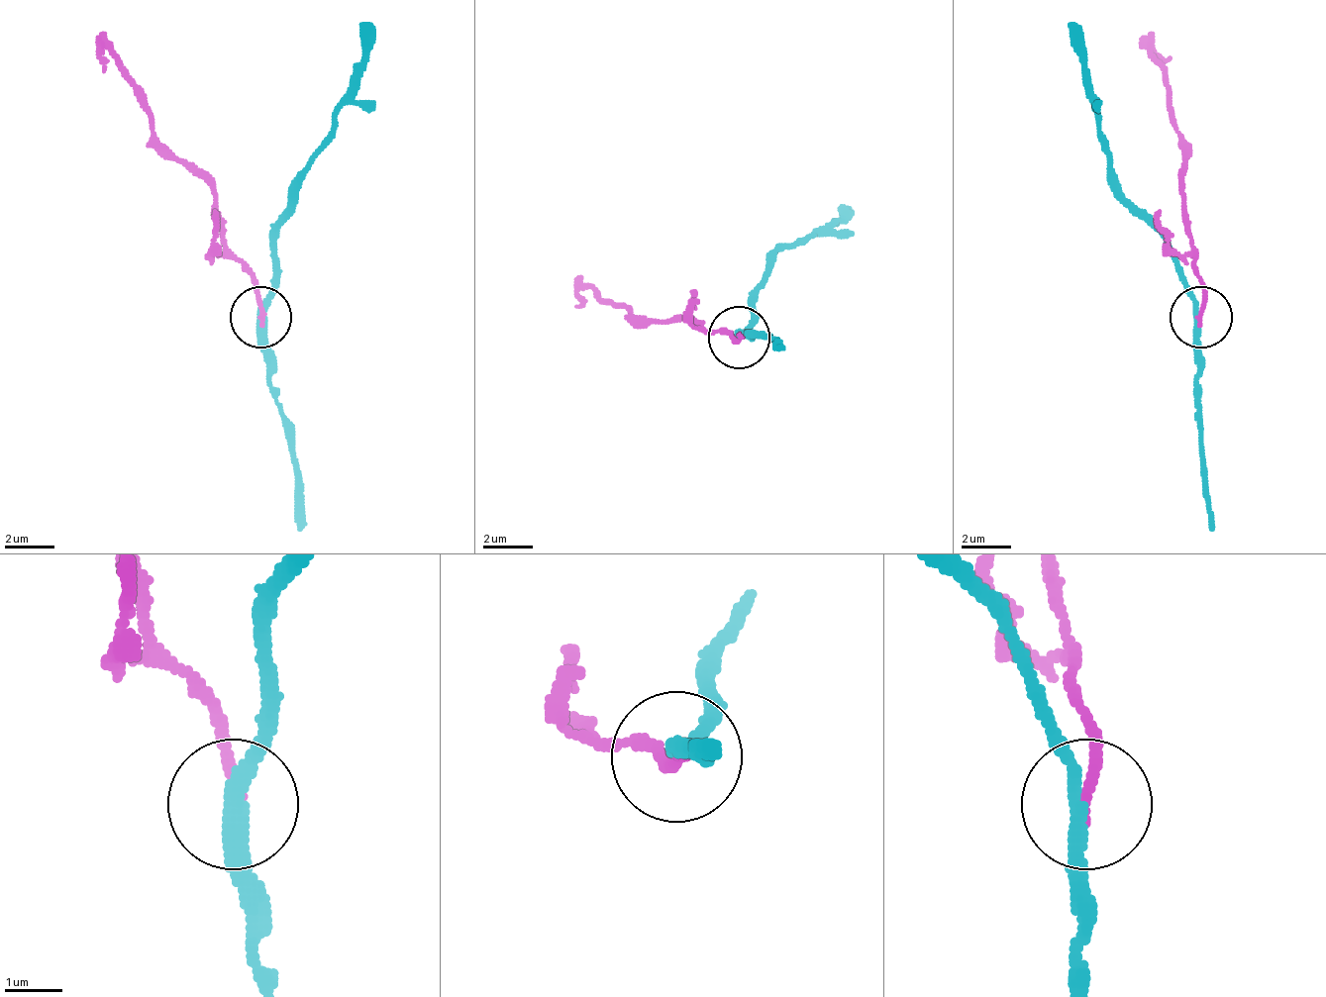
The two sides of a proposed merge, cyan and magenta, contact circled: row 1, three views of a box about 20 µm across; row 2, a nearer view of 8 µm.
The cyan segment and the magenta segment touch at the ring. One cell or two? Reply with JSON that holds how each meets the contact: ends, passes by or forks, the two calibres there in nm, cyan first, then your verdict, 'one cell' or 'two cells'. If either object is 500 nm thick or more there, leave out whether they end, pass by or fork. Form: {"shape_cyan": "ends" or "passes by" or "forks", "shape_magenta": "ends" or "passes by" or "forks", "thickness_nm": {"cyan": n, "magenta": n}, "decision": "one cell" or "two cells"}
{"shape_cyan": "passes by", "shape_magenta": "ends", "thickness_nm": {"cyan": 300, "magenta": 200}, "decision": "two cells"}

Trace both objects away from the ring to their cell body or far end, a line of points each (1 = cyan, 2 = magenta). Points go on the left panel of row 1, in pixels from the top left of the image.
1: (262, 316), (274, 235), (287, 192), (330, 130), (360, 38), (373, 25)
2: (262, 316), (255, 284), (219, 229), (219, 192), (156, 136), (145, 93), (101, 31)

